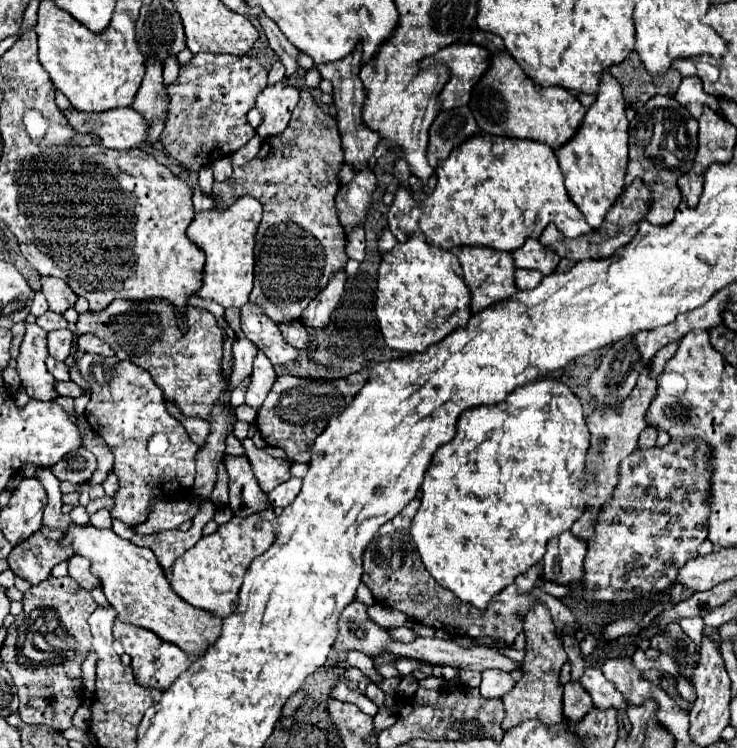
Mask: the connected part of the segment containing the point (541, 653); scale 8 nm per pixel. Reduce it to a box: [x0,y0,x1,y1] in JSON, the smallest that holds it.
[502,602,568,730]

